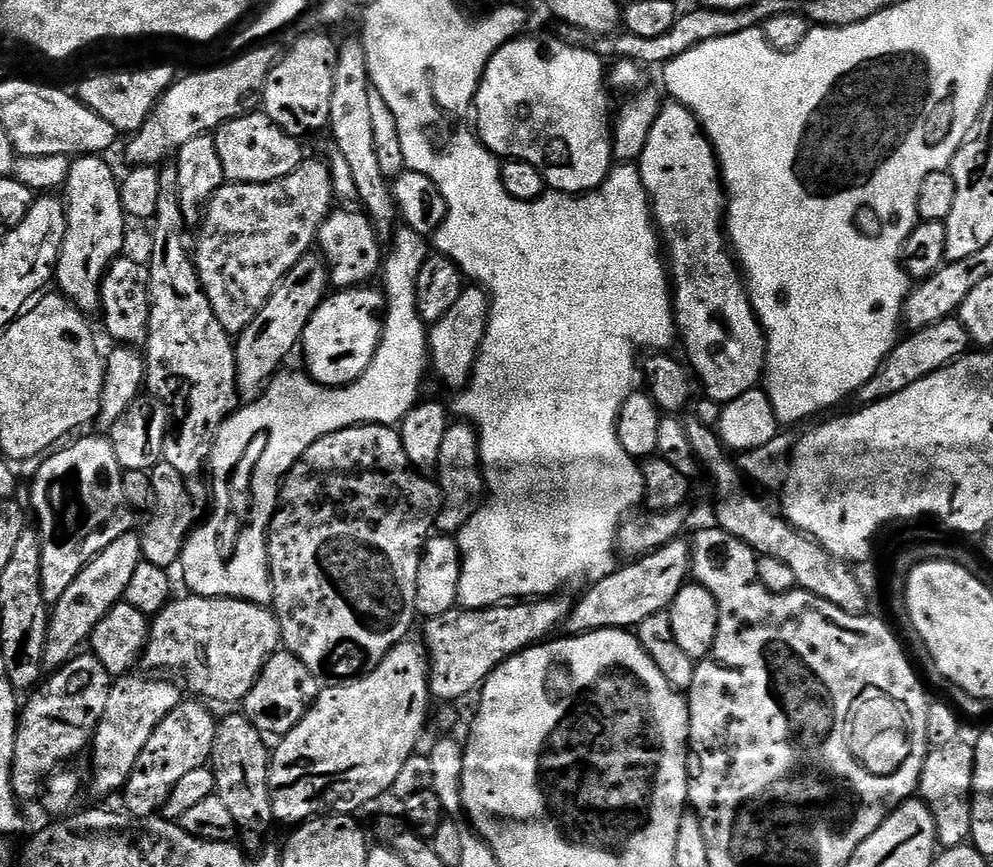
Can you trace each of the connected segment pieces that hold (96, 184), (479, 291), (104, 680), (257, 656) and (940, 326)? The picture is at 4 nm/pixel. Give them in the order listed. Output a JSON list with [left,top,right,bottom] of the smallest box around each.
[[54,154,126,314],[428,286,490,390],[12,654,114,801],[142,594,281,702],[858,318,970,405]]

